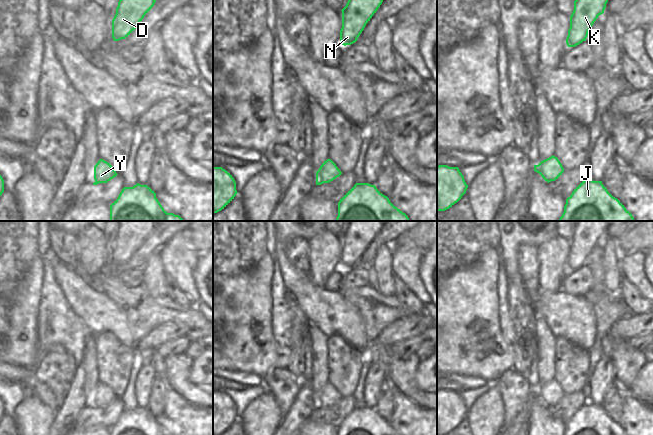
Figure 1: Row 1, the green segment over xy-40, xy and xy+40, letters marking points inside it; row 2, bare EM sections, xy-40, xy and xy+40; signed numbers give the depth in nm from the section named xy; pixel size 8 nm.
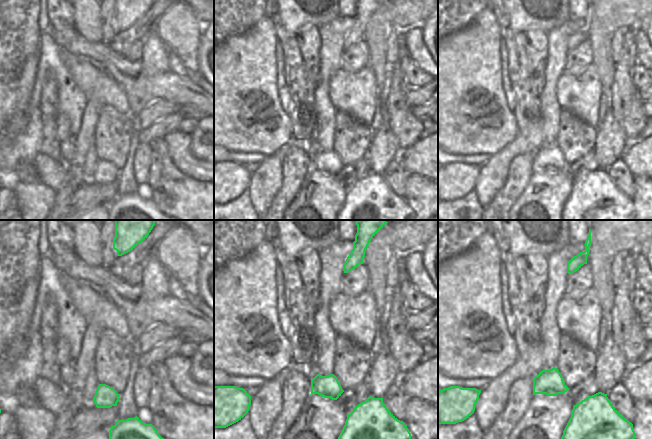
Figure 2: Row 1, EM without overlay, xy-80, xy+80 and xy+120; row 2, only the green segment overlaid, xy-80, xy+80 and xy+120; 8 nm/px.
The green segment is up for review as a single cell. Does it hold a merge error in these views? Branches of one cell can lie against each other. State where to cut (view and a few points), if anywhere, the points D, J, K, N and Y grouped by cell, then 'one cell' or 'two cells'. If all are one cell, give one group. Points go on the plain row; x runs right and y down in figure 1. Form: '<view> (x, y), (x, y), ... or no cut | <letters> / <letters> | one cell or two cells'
no cut | D J K N Y | one cell

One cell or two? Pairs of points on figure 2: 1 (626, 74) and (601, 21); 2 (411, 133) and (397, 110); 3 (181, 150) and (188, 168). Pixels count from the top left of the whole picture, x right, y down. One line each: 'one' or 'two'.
1: two
2: one
3: one

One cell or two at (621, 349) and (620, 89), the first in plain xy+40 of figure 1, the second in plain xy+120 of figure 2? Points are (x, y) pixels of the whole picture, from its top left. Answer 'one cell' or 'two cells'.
one cell

